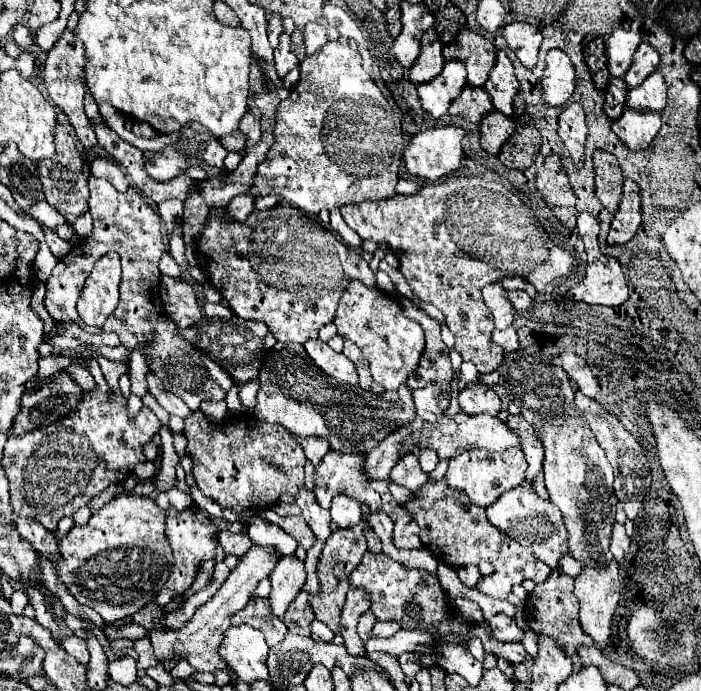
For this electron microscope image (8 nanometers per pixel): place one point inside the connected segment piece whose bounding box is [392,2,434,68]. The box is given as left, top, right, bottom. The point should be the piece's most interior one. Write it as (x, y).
(416, 19)

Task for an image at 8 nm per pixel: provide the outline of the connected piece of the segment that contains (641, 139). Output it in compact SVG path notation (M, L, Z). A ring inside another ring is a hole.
M624 110L624 114L612 122L612 132L630 148L644 150L650 146L660 130L660 114Z

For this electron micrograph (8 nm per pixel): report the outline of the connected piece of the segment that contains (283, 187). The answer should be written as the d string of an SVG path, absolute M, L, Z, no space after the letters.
M328 42L322 46L320 54L308 56L300 62L300 80L290 90L290 96L278 106L274 126L276 142L266 160L258 166L256 182L250 194L276 194L284 202L310 214L318 214L322 208L332 210L350 202L376 202L394 196L404 140L400 130L400 114L398 110L396 114L390 114L392 106L394 104L380 92L370 74L364 72L358 50L352 50L348 44Z

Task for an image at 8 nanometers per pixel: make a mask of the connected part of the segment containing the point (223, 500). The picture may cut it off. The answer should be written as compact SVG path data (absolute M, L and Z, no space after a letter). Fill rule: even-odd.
M198 410L190 418L186 418L184 434L188 438L186 452L194 462L194 478L198 482L198 488L202 490L204 496L216 500L222 508L232 508L236 512L266 510L276 504L282 492L288 492L294 496L304 482L304 462L306 462L304 450L294 442L294 438L284 426L258 422L252 416L240 414L226 420L222 428L214 428L206 422L202 412Z

